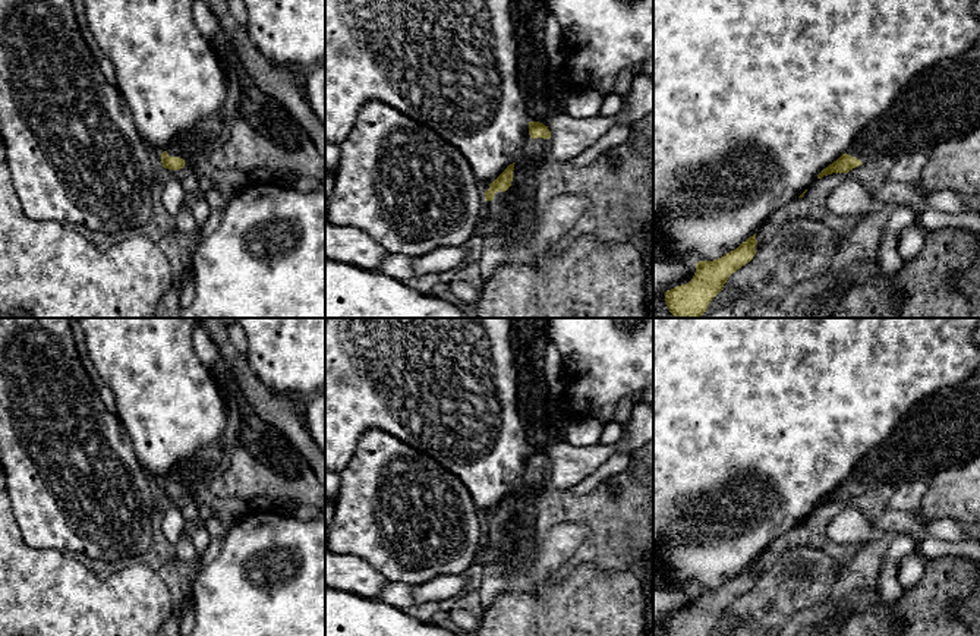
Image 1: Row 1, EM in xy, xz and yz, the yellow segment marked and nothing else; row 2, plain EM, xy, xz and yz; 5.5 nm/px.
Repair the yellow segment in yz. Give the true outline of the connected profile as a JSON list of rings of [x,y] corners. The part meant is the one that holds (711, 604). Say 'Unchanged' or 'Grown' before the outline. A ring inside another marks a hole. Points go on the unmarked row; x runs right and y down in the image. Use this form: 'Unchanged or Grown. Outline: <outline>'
Unchanged. Outline: [[[756,561],[737,577],[713,589],[696,591],[696,601],[687,613],[665,620],[668,636],[708,636],[732,601],[750,591],[756,582]]]

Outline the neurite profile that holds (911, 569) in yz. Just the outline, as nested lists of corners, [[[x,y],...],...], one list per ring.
[[[916,552],[904,555],[899,560],[898,580],[904,589],[916,586],[924,573],[924,564]]]

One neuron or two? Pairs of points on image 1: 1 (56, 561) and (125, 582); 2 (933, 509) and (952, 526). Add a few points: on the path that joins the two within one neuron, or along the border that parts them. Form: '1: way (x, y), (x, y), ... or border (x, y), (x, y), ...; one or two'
1: way (73, 579), (79, 585), (107, 585); one
2: border (961, 522), (952, 518), (935, 518), (925, 525); two

